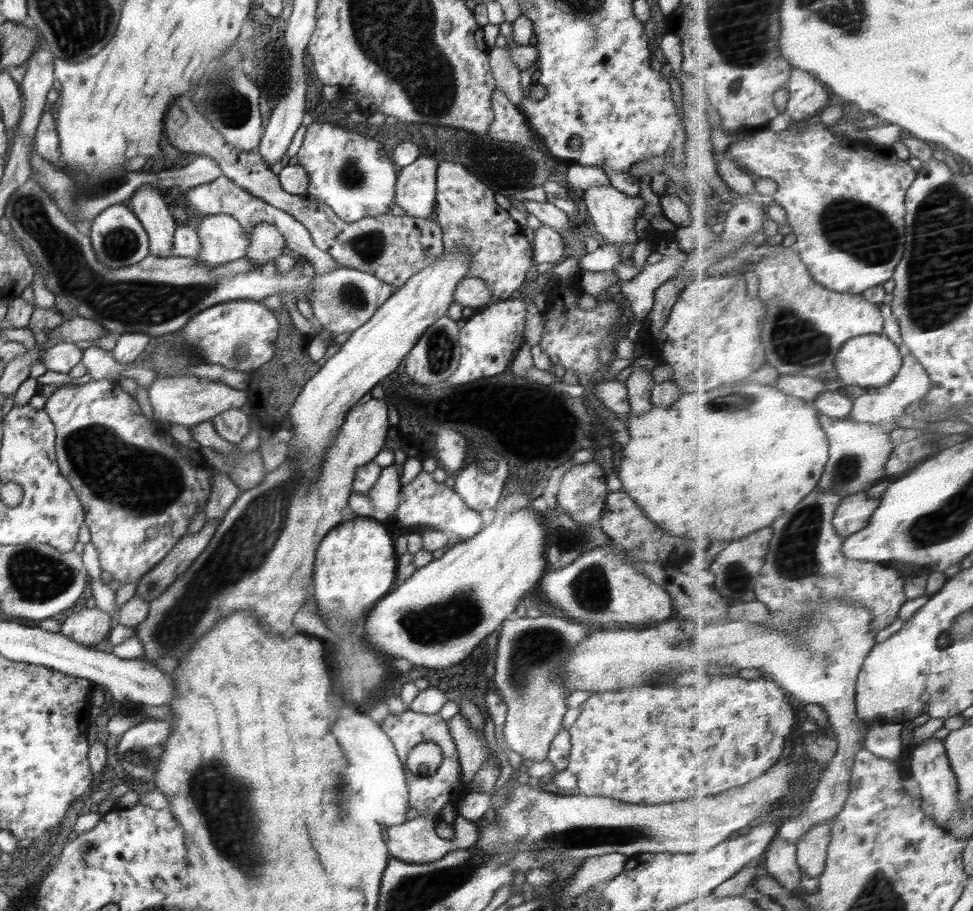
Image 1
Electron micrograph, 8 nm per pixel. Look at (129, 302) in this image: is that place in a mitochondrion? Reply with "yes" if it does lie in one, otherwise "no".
yes

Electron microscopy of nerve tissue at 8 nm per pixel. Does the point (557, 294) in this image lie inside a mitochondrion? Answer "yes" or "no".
no

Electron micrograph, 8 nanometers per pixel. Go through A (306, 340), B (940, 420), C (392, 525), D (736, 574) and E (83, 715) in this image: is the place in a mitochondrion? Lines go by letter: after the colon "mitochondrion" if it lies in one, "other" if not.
A: other
B: other
C: other
D: mitochondrion
E: other

